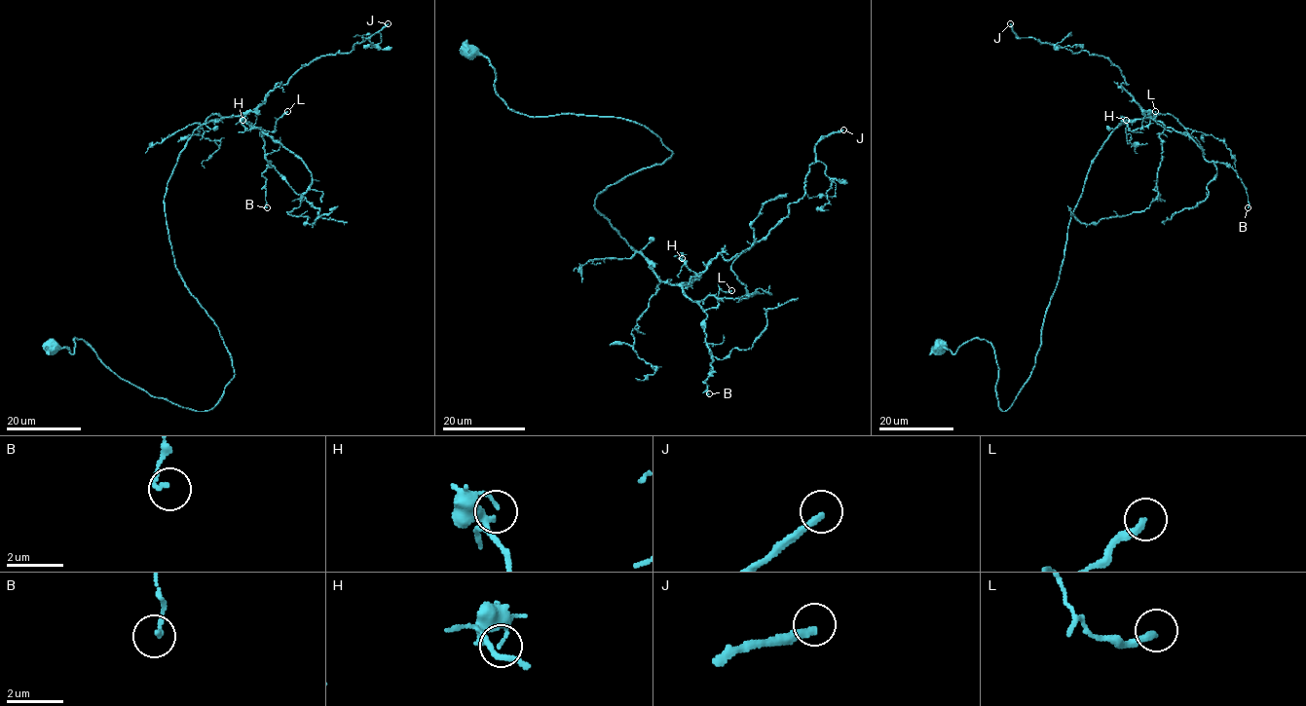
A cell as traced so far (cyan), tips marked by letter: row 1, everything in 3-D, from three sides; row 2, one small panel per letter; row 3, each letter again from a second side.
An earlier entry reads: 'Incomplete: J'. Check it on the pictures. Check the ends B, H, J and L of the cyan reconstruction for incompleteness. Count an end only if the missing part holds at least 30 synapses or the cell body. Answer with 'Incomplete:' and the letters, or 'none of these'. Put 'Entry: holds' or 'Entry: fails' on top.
Entry: holds
Incomplete: J

